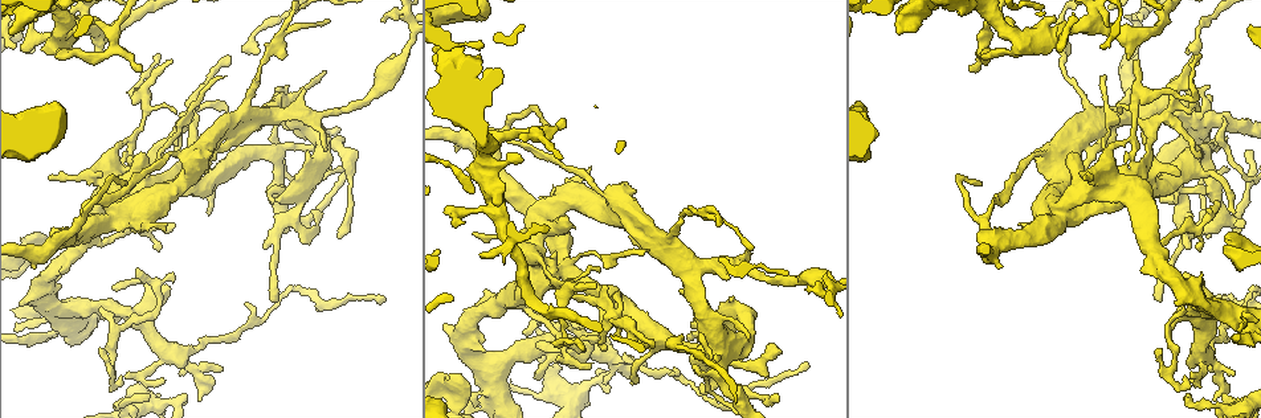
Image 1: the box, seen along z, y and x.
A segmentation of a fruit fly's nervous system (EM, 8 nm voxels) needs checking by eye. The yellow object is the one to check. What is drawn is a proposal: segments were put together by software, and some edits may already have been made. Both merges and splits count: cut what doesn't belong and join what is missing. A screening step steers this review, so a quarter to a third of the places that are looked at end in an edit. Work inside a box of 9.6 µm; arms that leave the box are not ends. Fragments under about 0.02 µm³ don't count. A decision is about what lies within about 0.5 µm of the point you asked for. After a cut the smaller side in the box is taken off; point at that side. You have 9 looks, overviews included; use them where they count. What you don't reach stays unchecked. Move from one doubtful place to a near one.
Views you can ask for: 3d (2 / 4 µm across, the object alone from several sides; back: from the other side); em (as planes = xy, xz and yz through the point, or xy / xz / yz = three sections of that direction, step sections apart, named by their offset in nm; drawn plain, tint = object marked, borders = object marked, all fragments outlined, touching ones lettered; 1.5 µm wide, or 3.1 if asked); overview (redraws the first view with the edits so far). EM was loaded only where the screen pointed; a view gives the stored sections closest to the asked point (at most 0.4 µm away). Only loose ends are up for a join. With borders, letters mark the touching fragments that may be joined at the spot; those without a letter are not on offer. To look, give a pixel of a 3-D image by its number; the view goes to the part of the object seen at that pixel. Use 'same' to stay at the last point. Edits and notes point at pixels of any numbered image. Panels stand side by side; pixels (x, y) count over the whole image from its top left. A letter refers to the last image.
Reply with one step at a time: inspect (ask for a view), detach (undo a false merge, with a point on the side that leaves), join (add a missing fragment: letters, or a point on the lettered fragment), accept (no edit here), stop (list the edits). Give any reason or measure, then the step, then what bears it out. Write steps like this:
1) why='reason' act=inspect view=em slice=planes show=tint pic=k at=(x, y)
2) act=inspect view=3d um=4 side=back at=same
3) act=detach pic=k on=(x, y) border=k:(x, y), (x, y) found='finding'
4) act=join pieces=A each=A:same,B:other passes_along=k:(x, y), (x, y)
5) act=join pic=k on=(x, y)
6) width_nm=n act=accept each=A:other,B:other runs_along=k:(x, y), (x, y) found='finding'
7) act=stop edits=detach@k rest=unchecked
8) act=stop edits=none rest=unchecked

why='free end' act=inspect view=em slice=yz step=4 show=borders pic=1 at=(455, 151)

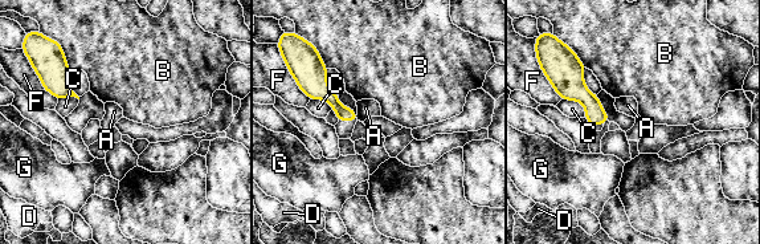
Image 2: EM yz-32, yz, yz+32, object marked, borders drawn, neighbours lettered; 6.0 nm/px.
act=accept each=A:other,B:other,C:other,D:other,F:other,G:other border=2:(338, 96), (338, 100), (356, 114) found='none of them fits'

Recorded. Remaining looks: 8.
why='an open end' act=inspect view=em slice=planes show=plain pic=1 at=(593, 363)

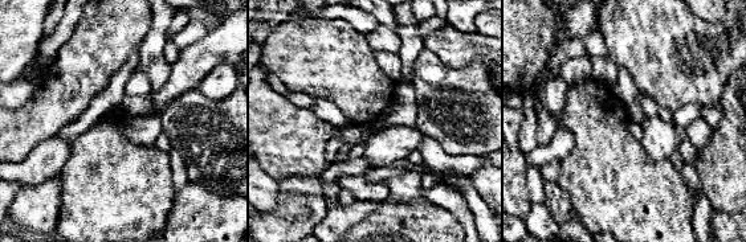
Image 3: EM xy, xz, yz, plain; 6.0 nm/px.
why='see the neighbours' act=inspect view=em slice=planes show=borders at=same

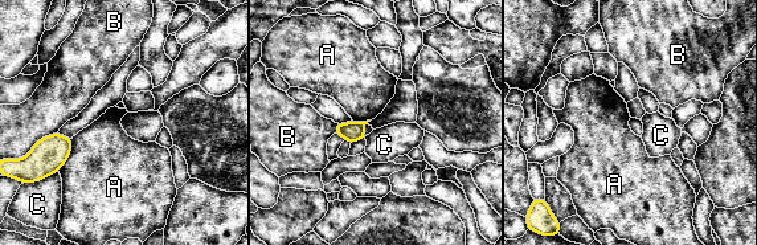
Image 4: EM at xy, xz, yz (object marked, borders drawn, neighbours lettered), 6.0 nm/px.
act=accept each=A:other,B:other,C:other border=4:(73, 138), (70, 155), (57, 171) found='none of them fits'

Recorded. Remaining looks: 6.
why='tapers out' act=inspect view=em slice=planes show=borders pic=1 at=(111, 287)

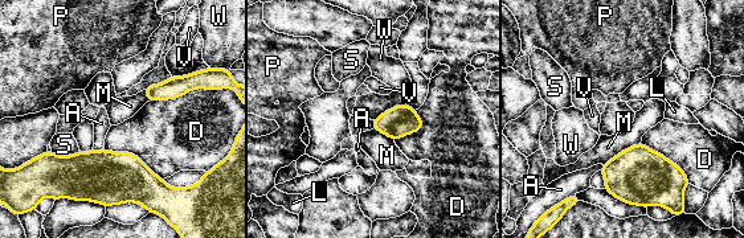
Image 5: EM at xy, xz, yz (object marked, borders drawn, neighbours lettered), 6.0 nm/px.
longest_contact=D:400nm act=accept each=A:other,D:other,L:other,M:other,P:other,S:other,V:other,W:other found='none of them fits'

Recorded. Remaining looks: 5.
why='branch stops here' act=inspect view=em slice=planes show=borders pic=1 at=(1186, 397)

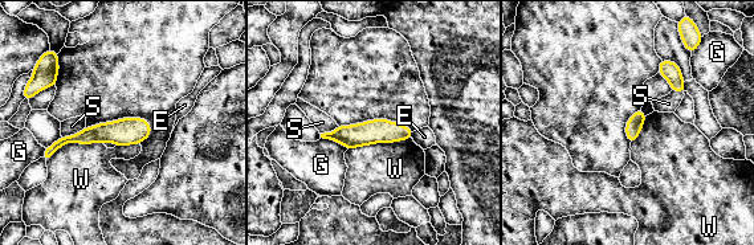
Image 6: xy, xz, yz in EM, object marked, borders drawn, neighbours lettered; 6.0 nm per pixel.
act=accept each=E:other,G:other,S:other,W:other runs_along=6:(147, 127), (64, 139), (47, 155) found='none of them fits'

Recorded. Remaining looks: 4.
act=stop edits=none rest=unchecked

